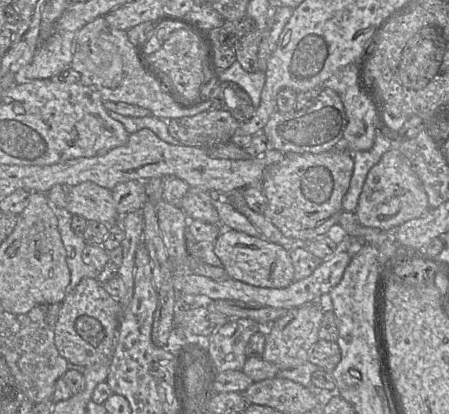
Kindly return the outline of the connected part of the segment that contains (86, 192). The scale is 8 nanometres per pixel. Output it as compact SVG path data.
M83 182L71 188L65 209L72 215L112 226L120 221L112 192L94 182Z

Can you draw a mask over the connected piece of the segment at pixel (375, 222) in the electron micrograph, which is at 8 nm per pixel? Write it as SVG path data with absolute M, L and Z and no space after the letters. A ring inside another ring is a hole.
M392 147L368 172L355 214L365 227L394 230L409 220L425 215L429 209L422 182L408 160L396 147Z

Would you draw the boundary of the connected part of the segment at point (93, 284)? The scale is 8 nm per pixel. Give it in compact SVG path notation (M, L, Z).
M85 277L66 294L55 325L55 346L68 362L85 368L112 361L118 341L122 307L94 278Z

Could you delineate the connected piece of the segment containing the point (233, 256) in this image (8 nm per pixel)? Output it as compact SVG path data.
M224 229L214 243L214 251L232 279L264 288L284 288L294 281L294 266L290 252L264 238Z

